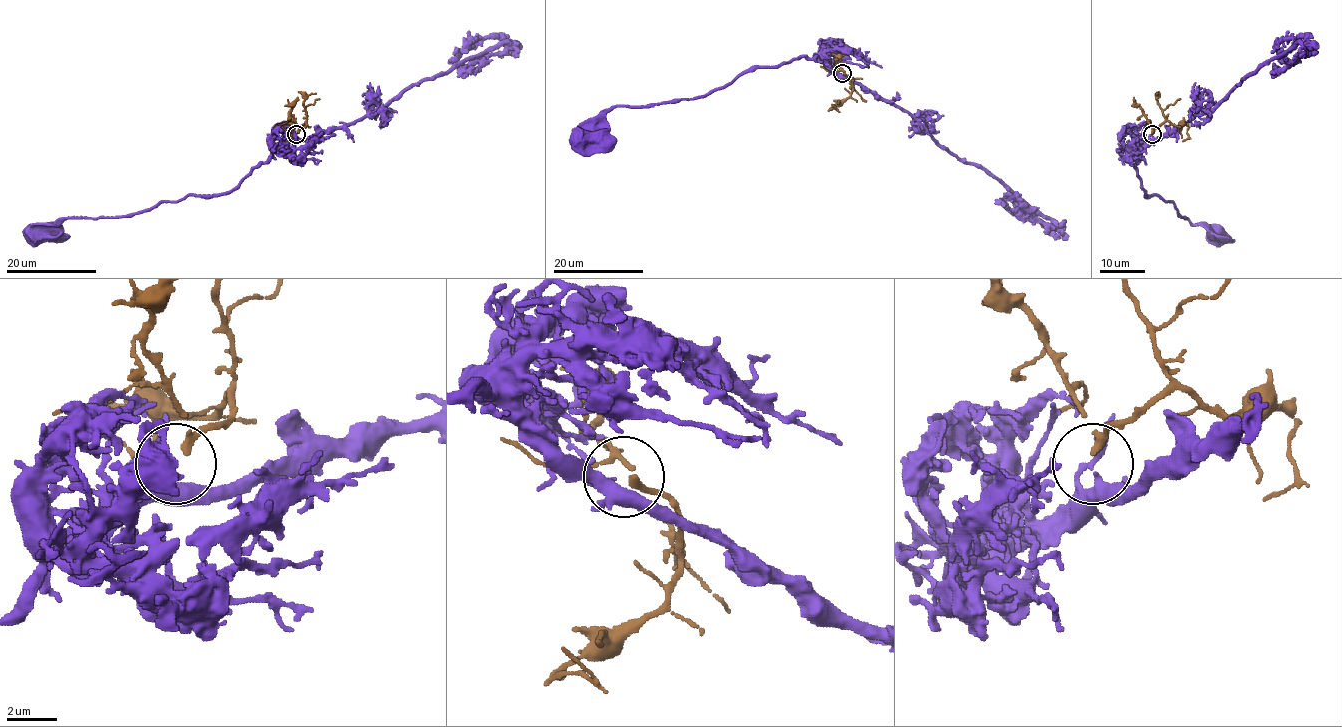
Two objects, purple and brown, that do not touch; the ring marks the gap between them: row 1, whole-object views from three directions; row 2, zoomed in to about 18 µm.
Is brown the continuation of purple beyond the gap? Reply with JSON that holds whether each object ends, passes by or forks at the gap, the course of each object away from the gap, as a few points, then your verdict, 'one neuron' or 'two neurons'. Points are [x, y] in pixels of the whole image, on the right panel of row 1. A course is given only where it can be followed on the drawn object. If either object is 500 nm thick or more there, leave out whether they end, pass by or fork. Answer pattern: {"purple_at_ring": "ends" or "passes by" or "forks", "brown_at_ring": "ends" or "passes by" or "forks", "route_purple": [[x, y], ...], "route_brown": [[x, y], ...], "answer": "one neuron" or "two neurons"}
{"purple_at_ring": "ends", "brown_at_ring": "ends", "route_purple": [[1152, 136], [1136, 157], [1135, 168], [1145, 194], [1171, 201], [1181, 216], [1193, 224], [1207, 224], [1217, 233]], "route_brown": [[1152, 133], [1170, 122], [1187, 126], [1188, 137], [1182, 141]], "answer": "two neurons"}

